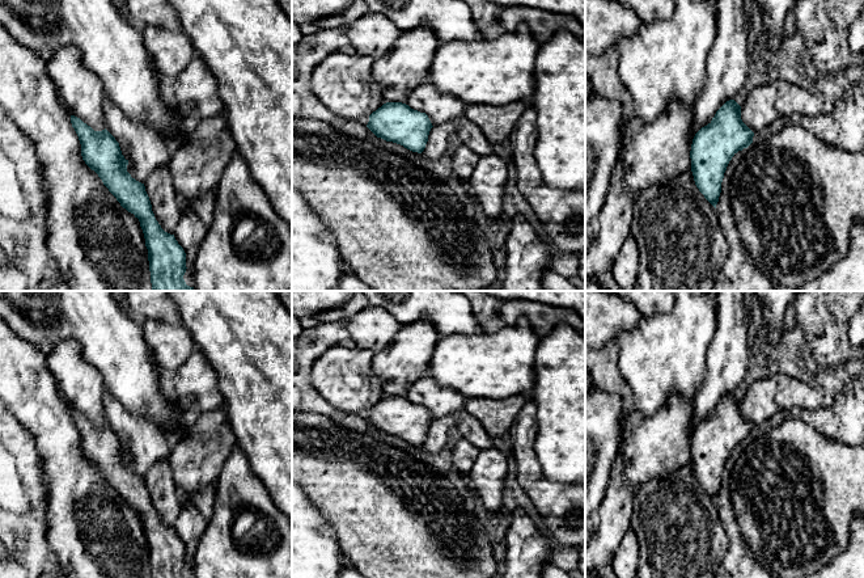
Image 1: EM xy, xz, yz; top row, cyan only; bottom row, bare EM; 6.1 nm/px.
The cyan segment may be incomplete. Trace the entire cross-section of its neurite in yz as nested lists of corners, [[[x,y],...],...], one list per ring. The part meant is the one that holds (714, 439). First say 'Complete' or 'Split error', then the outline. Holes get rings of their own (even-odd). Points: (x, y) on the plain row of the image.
Complete. [[[727,395],[694,430],[690,452],[699,485],[716,502],[724,467],[732,451],[753,436],[754,426],[741,413],[741,400]]]

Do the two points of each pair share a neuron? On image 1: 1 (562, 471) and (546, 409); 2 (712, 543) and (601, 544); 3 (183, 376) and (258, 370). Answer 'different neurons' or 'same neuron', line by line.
1: same neuron
2: same neuron
3: different neurons

